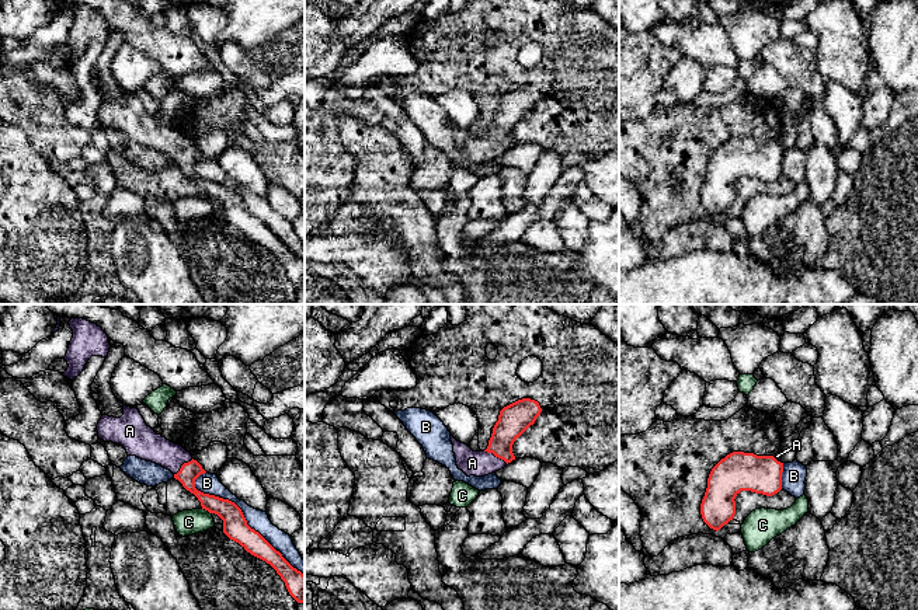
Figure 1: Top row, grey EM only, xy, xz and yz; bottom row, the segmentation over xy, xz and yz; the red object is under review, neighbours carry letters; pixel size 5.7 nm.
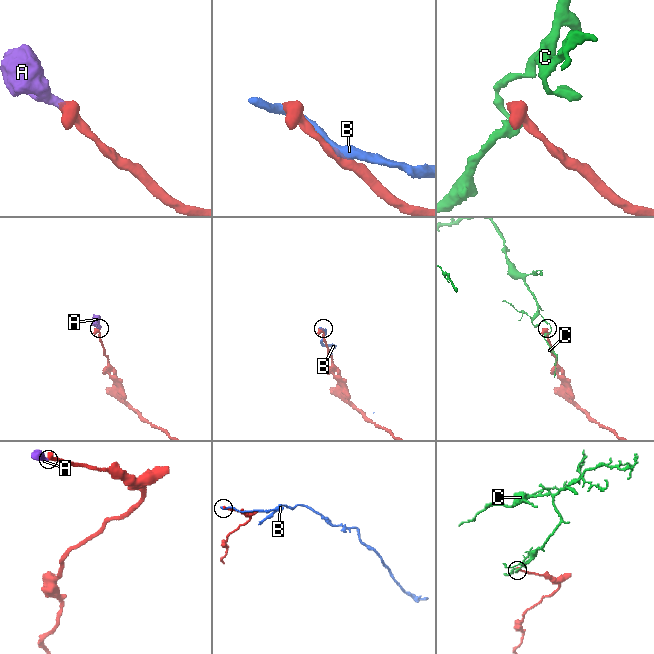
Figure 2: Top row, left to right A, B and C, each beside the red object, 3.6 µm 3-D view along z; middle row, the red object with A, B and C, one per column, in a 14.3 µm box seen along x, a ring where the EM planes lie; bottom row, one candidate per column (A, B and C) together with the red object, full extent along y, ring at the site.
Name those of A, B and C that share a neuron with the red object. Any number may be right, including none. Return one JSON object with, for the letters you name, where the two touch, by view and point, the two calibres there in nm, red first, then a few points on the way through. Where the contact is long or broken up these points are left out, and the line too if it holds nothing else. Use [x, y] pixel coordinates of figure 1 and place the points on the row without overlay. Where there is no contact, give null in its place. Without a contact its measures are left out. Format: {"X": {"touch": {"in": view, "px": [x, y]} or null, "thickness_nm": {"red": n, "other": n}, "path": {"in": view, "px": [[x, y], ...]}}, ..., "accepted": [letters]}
{"A": {"touch": {"in": "xz", "px": [496, 142]}, "thickness_nm": {"red": 180, "other": 140}, "path": {"in": "xz", "px": [[514, 105], [506, 117], [496, 142], [484, 149], [472, 149]]}}, "accepted": ["A"]}

